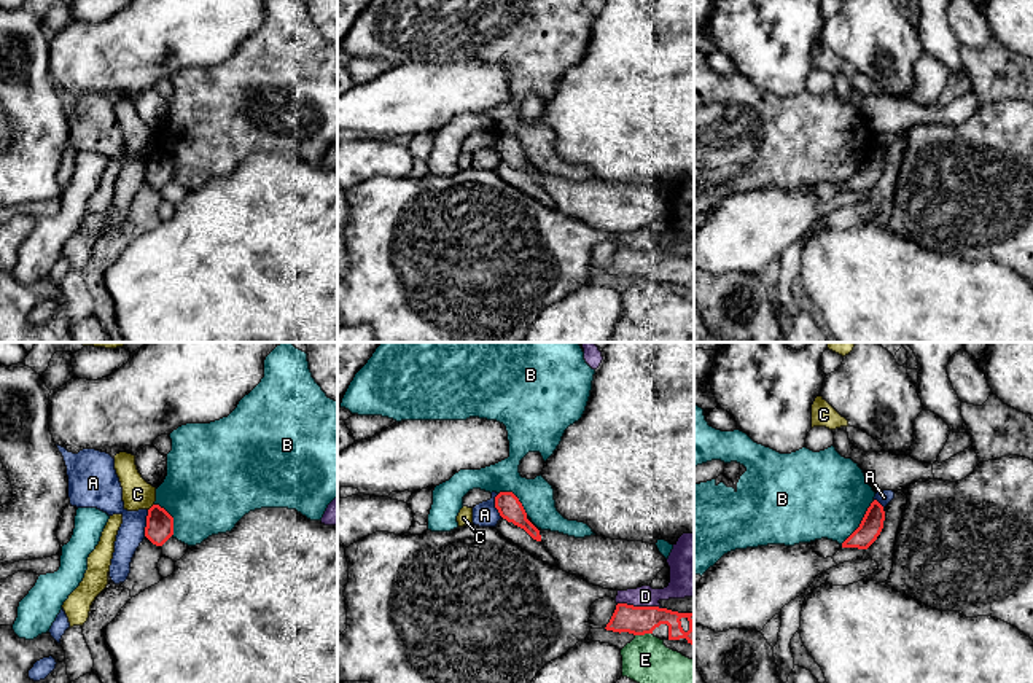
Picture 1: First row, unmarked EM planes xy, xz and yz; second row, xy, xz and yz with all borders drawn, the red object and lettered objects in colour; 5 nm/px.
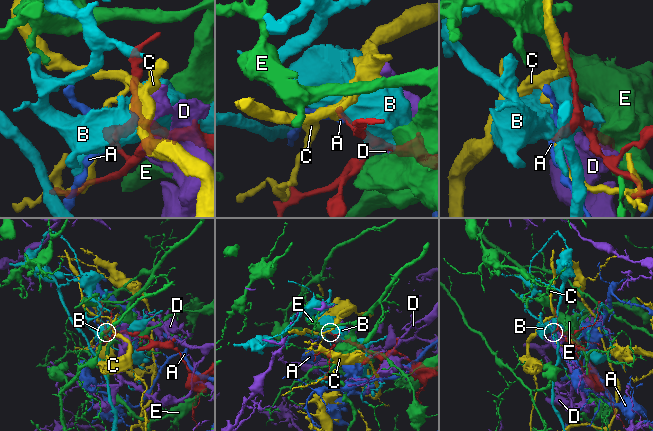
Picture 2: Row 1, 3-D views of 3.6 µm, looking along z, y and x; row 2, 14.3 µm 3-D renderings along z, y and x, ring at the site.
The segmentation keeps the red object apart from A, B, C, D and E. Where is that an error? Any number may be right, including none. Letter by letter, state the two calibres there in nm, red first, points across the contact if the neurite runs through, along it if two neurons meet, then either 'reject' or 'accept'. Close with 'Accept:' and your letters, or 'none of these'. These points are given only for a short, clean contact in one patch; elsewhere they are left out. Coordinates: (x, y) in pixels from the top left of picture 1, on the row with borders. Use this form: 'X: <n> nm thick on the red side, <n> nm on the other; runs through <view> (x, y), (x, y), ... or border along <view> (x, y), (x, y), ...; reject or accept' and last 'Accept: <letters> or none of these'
A: 140 nm thick on the red side, 160 nm on the other; border along xy (148, 510), (144, 535); reject
B: 120 nm thick on the red side, 440 nm on the other; reject
C: 140 nm thick on the red side, 160 nm on the other; reject
D: 140 nm thick on the red side, 140 nm on the other; reject
E: 140 nm thick on the red side, 240 nm on the other; reject
Accept: none of these

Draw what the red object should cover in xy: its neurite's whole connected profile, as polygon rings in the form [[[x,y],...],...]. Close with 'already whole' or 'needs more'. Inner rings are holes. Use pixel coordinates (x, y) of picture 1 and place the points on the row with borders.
[[[159,505],[148,509],[145,537],[156,546],[162,546],[173,535],[173,517]]]; already whole

